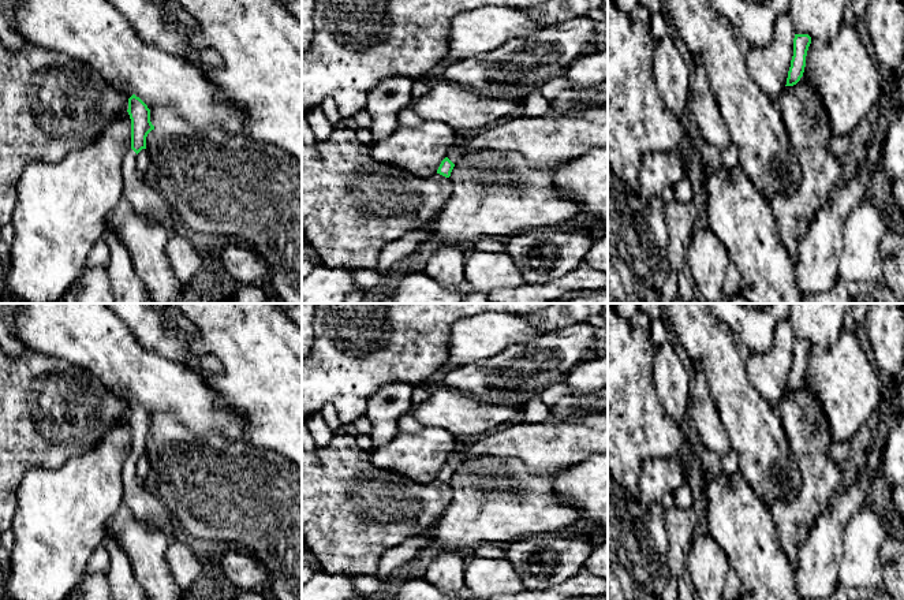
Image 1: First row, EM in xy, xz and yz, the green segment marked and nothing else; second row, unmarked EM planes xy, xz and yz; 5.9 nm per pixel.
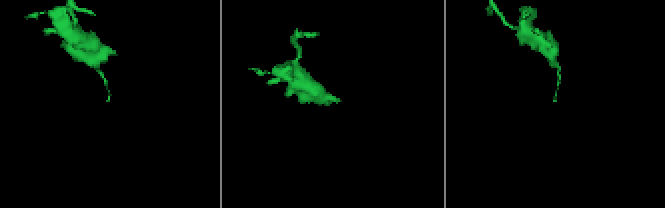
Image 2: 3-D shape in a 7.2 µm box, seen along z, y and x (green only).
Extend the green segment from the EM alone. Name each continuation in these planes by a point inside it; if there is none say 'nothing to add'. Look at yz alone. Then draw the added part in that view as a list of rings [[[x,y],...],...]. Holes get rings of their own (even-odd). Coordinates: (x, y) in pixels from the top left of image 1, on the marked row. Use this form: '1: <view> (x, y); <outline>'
nothing to add

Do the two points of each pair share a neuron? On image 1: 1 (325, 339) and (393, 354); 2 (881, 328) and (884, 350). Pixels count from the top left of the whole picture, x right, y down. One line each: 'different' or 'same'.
1: same
2: same

